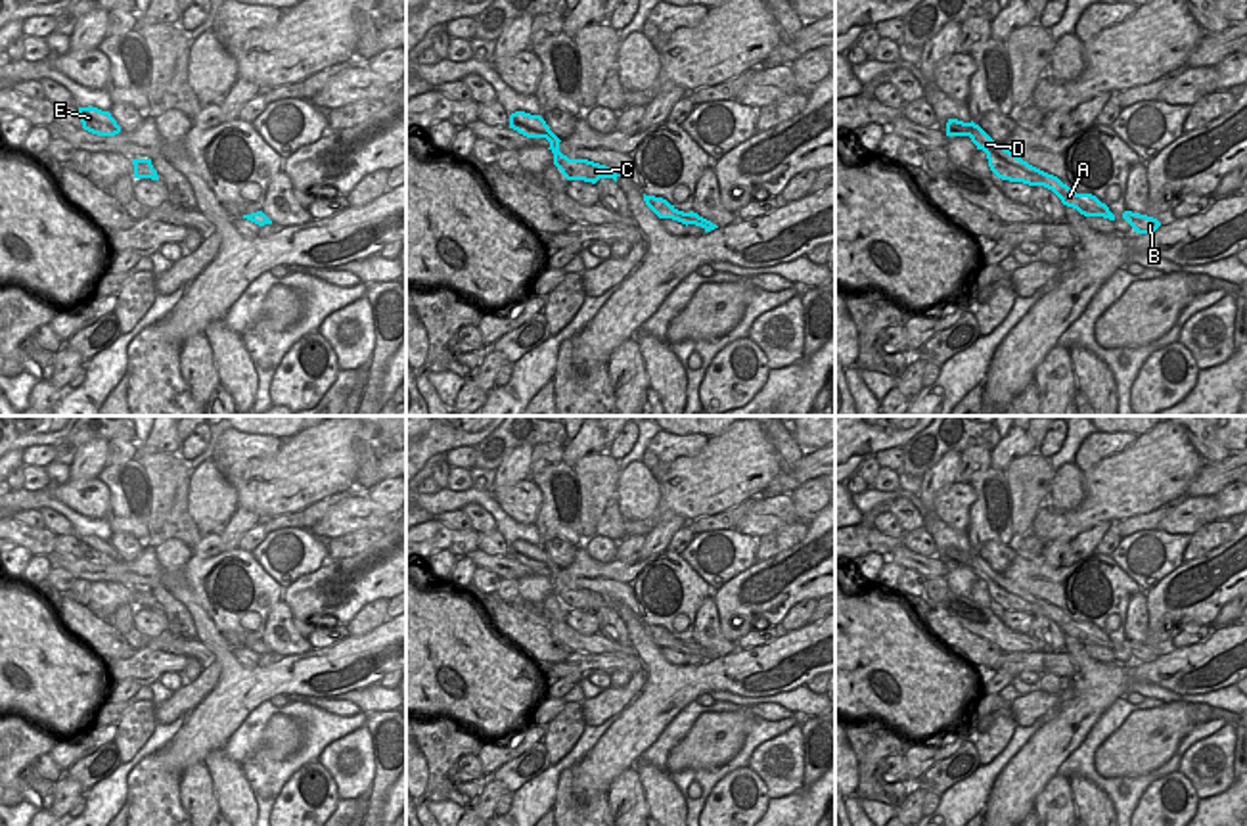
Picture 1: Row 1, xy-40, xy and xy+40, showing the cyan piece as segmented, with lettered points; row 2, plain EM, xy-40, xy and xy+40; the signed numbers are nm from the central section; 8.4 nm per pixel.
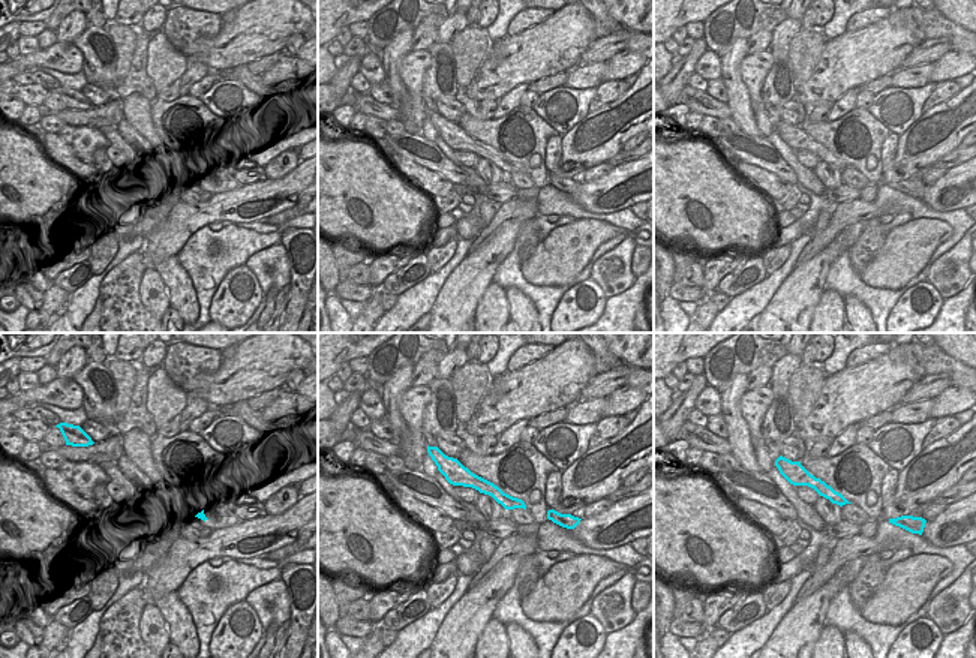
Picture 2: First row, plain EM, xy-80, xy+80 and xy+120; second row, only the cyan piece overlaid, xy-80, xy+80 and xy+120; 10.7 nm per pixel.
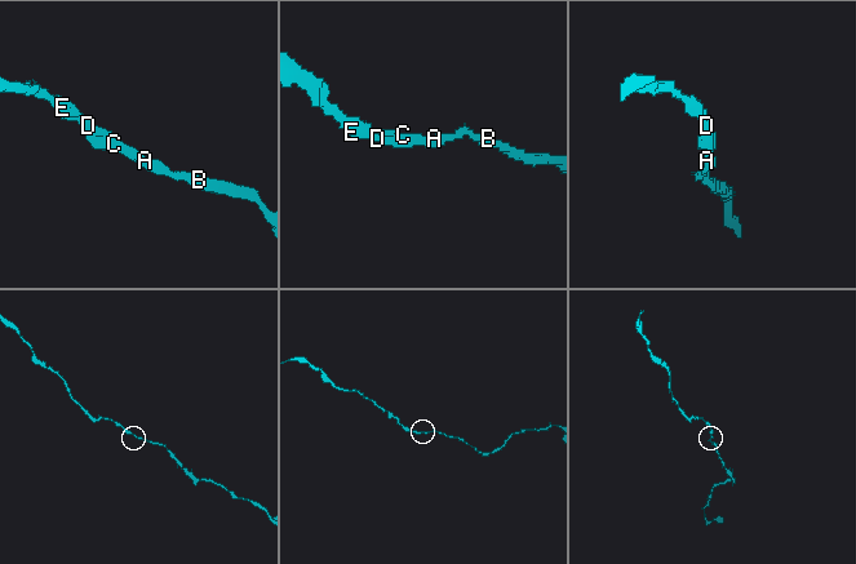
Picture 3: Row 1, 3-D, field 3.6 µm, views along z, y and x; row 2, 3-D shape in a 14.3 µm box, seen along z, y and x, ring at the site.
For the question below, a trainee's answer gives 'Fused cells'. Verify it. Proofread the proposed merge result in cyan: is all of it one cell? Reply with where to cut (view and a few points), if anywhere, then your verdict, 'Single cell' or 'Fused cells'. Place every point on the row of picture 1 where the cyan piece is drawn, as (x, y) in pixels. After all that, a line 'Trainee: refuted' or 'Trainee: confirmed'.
No split. Single cell
Trainee: refuted

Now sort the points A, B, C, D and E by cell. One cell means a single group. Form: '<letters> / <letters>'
A B C D E

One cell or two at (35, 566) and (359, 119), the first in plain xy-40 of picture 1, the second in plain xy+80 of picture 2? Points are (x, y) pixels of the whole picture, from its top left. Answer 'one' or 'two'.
one

